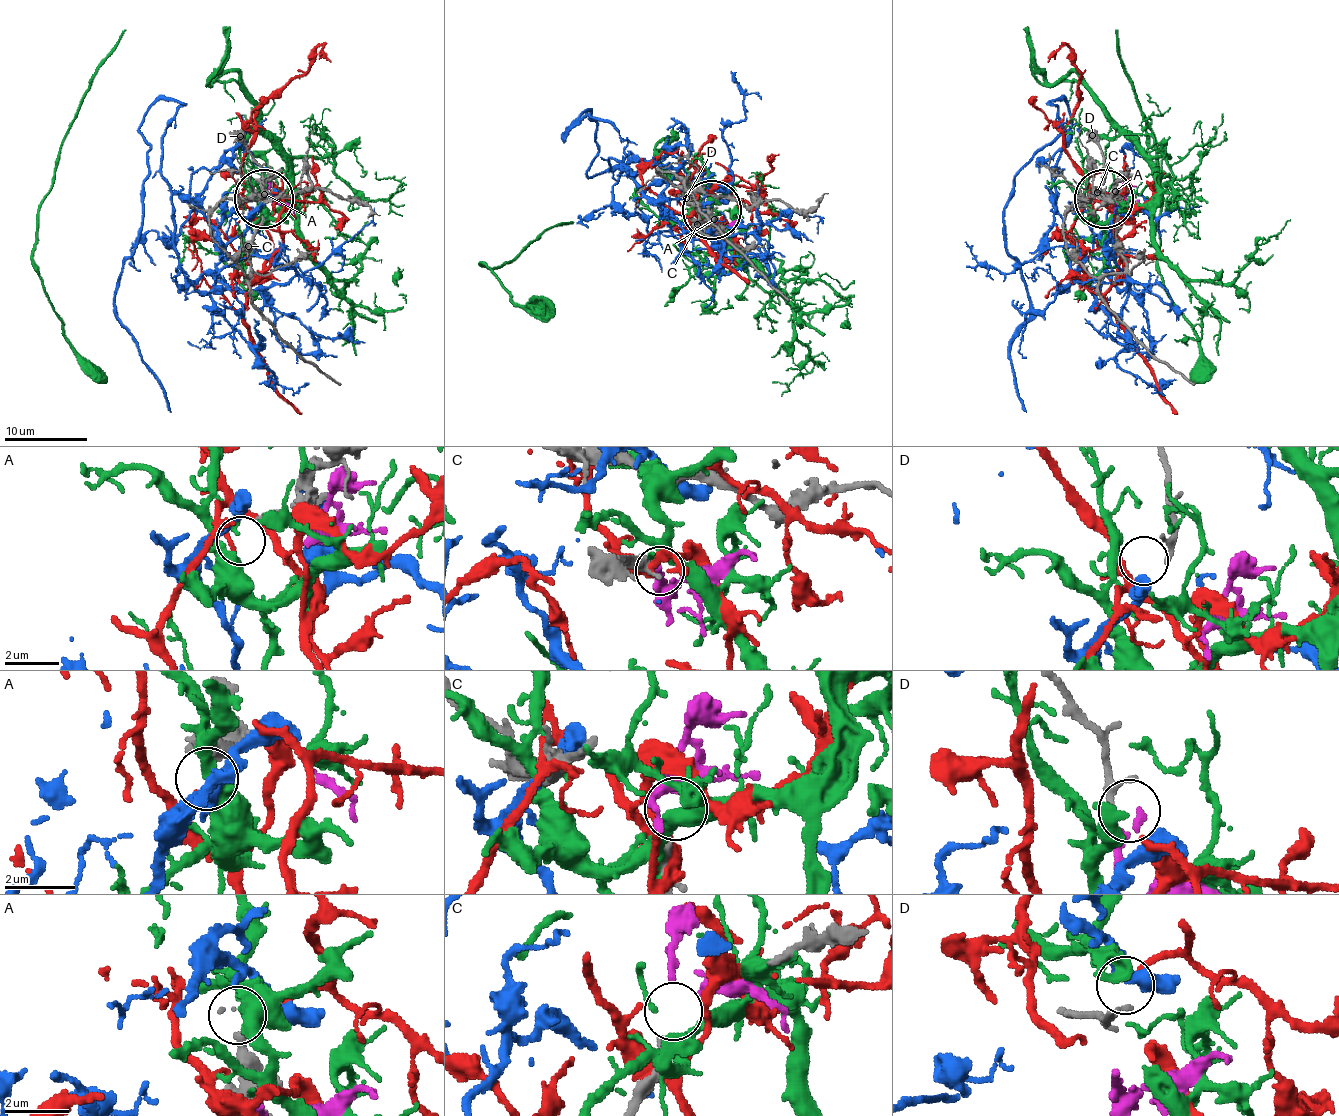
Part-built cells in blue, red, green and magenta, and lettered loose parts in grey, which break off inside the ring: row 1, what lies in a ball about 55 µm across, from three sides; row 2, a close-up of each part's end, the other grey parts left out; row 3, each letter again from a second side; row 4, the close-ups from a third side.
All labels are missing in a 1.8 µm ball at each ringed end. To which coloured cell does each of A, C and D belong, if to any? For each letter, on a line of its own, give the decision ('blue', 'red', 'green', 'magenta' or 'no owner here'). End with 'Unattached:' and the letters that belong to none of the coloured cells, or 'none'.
A: no owner here
C: magenta
D: red
Unattached: A

